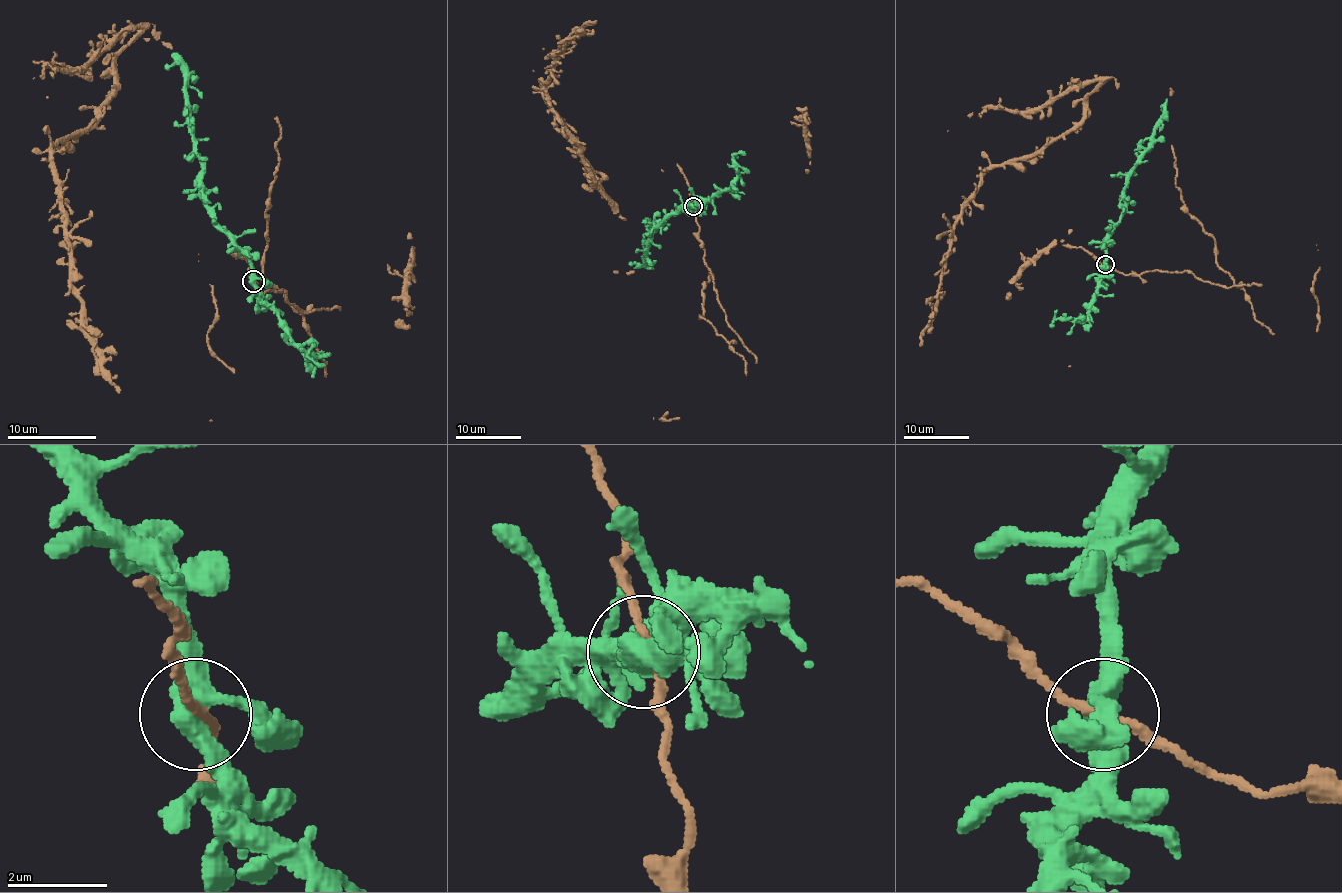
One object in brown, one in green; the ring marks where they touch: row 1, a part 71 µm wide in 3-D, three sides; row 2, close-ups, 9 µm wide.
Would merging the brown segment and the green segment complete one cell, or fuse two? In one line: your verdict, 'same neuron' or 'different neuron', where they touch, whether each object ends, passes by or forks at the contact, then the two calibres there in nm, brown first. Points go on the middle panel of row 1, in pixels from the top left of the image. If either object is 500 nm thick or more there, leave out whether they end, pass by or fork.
same neuron; at (693, 206); brown passes by; green forks there; 160 nm thick on the brown side, 420 nm on the other

